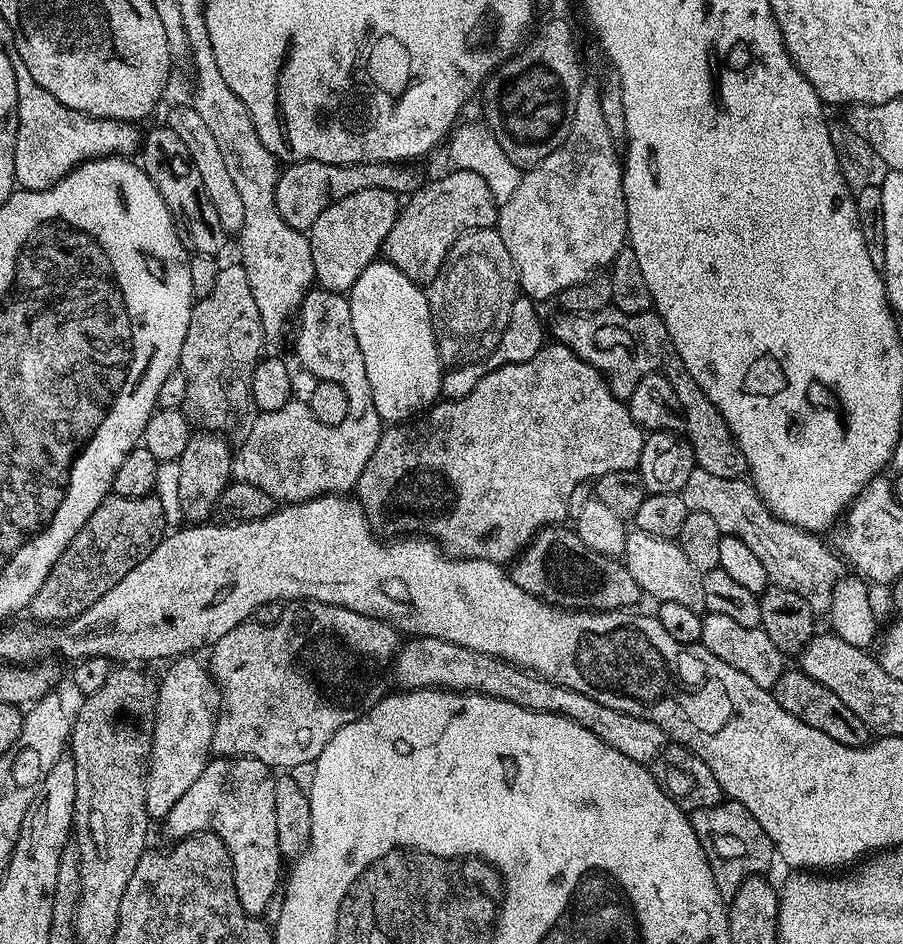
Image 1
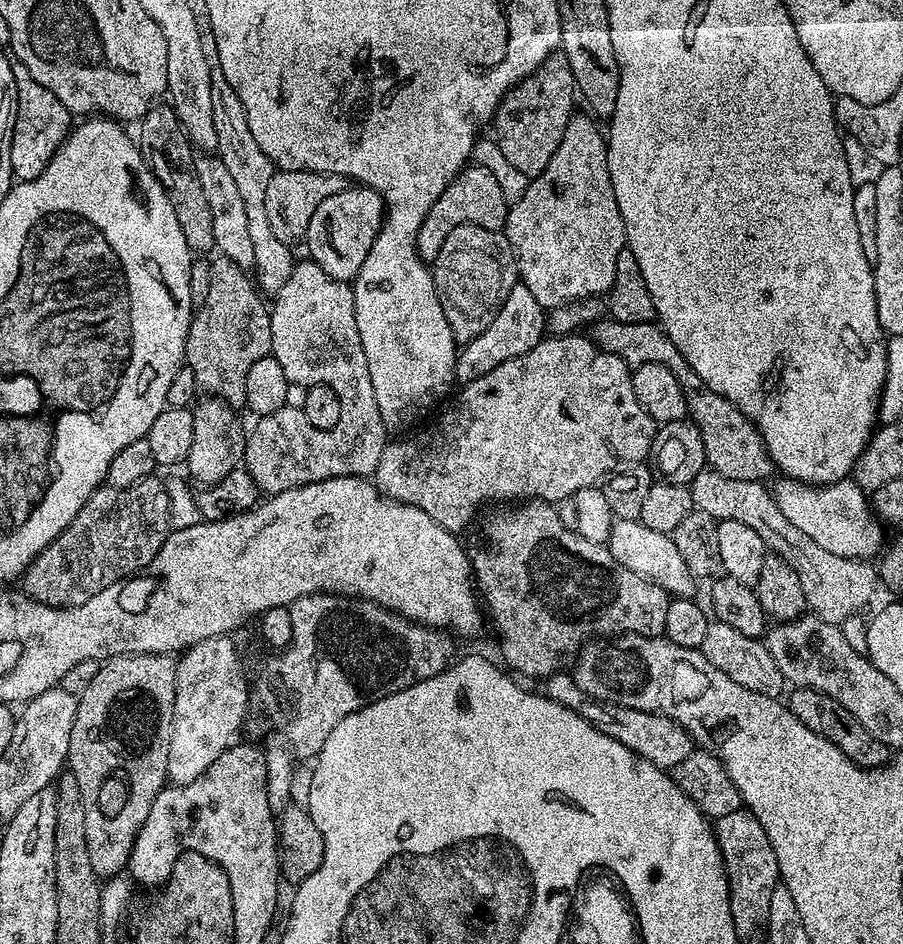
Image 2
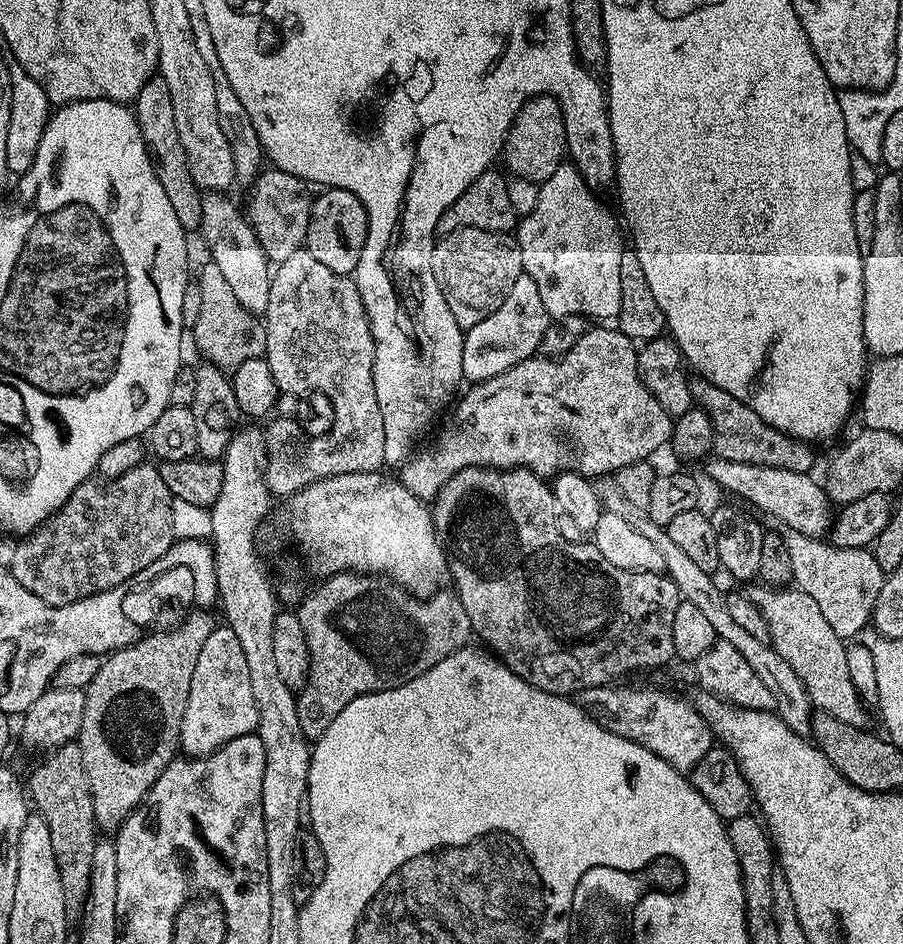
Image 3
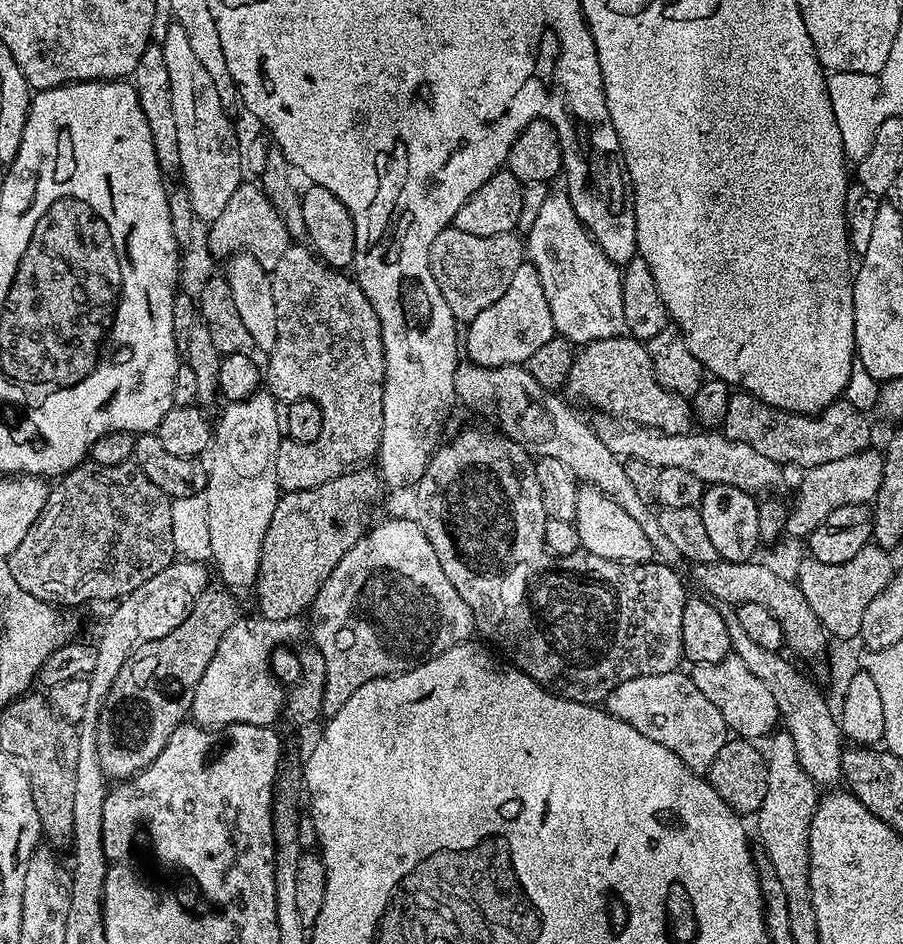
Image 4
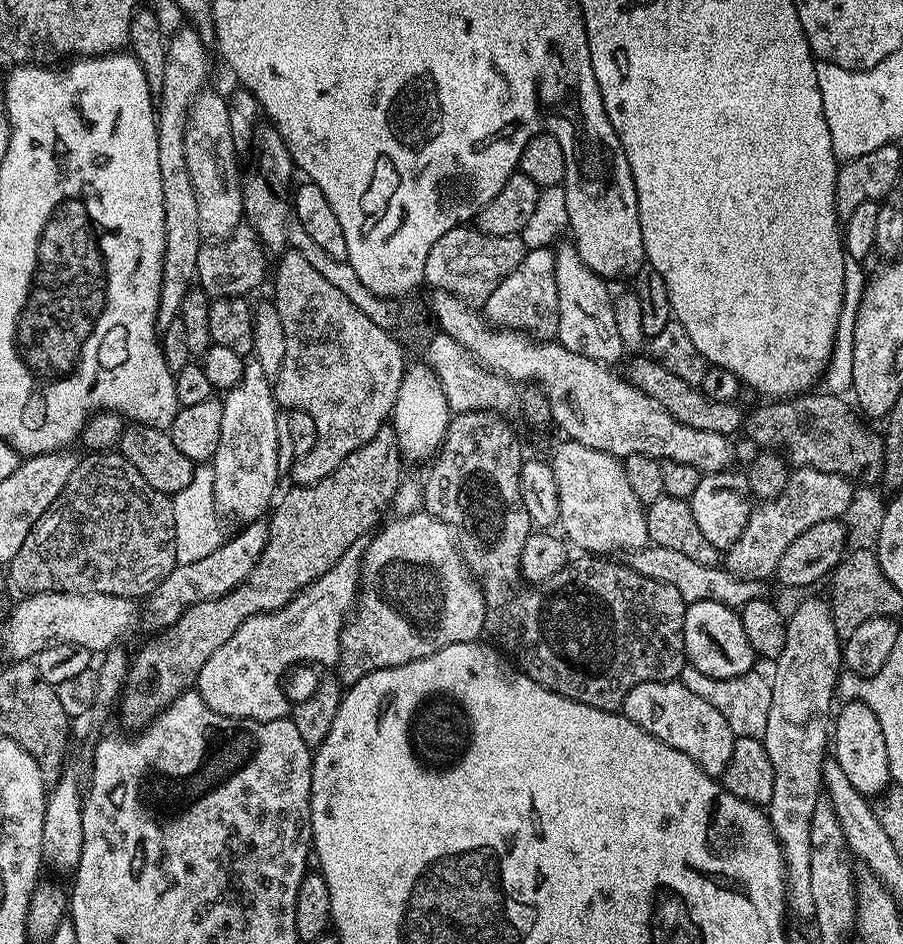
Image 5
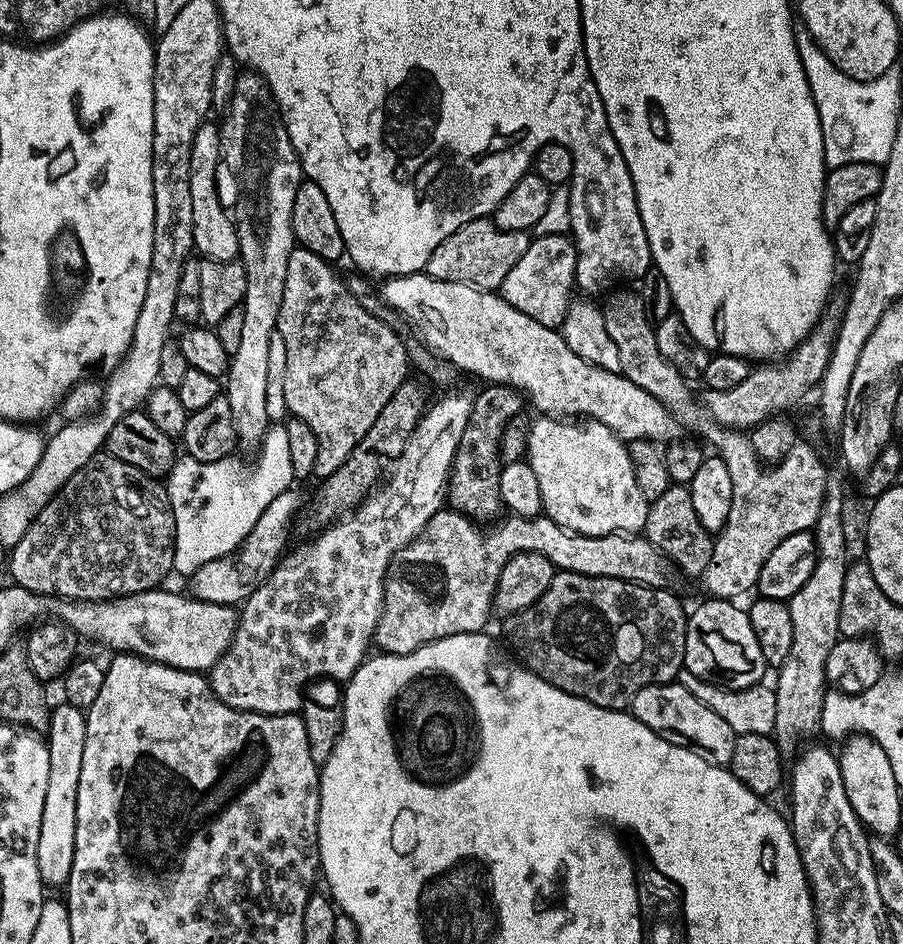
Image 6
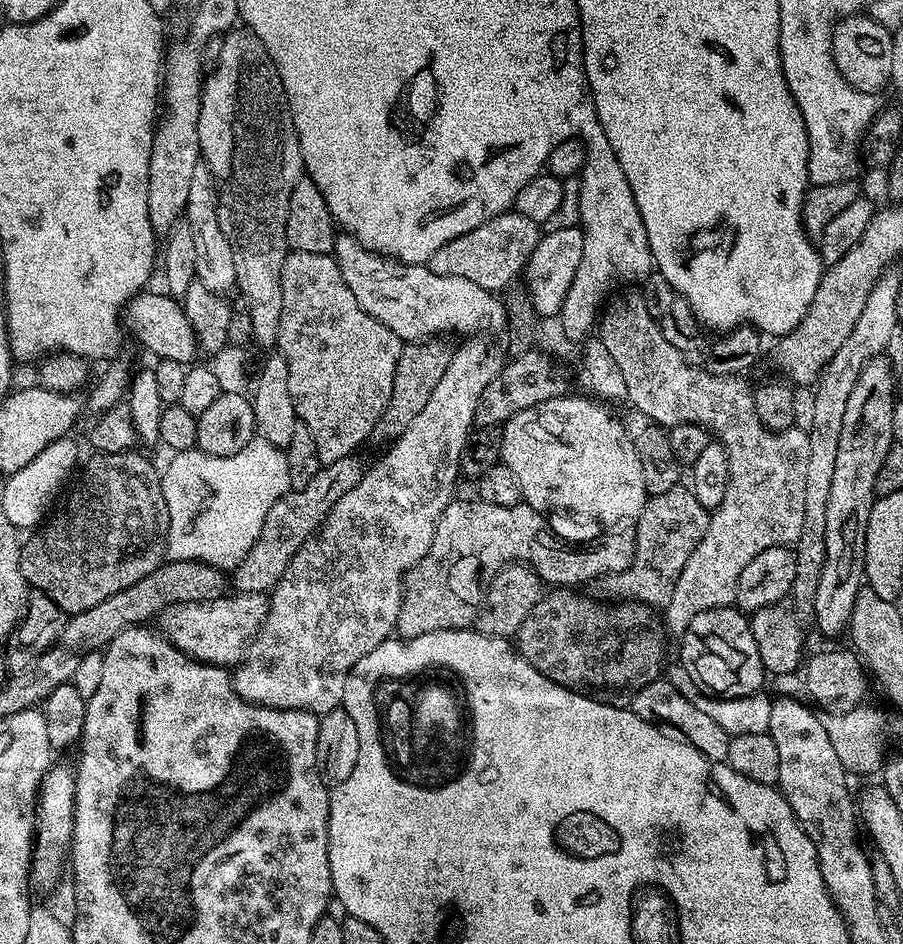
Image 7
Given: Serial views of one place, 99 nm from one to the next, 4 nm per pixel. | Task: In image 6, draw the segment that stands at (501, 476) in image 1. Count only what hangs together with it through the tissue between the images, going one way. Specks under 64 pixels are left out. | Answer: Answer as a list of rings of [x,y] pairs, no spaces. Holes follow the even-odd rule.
[[[825,314],[816,323],[812,333],[801,342],[793,352],[789,352],[779,362],[764,362],[753,367],[752,373],[734,390],[714,390],[707,389],[702,396],[702,407],[714,422],[718,422],[724,428],[734,428],[737,430],[751,430],[759,426],[763,420],[769,420],[771,416],[787,413],[787,408],[792,408],[808,391],[815,389],[820,383],[820,379],[826,374],[826,366],[832,357],[836,332],[840,329],[840,316]]]

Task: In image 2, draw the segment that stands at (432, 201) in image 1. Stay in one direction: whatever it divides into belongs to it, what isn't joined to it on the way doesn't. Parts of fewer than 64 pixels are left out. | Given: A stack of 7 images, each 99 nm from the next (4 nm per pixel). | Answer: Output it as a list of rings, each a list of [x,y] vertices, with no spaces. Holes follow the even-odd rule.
[[[466,166],[454,177],[450,186],[446,186],[446,190],[442,190],[438,202],[434,202],[434,206],[430,206],[430,210],[418,230],[416,248],[420,252],[421,260],[435,261],[436,255],[442,250],[442,242],[446,242],[450,230],[463,224],[503,229],[508,220],[509,207],[502,196],[498,180],[494,178],[490,170],[477,166]]]

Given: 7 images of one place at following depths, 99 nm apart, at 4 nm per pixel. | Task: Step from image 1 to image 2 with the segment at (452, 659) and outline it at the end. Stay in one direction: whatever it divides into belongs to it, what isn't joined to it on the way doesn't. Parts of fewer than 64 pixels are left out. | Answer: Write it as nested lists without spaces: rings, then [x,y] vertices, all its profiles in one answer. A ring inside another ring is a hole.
[[[561,670],[554,675],[547,677],[545,688],[542,688],[543,695],[550,697],[554,702],[574,710],[590,726],[602,730],[614,742],[622,742],[622,746],[629,748],[631,752],[636,752],[646,762],[665,770],[671,770],[678,766],[678,762],[686,762],[694,750],[692,736],[678,722],[666,718],[657,712],[647,712],[646,710],[634,710],[626,706],[617,704],[604,704],[601,700],[593,700],[572,680],[567,671]]]

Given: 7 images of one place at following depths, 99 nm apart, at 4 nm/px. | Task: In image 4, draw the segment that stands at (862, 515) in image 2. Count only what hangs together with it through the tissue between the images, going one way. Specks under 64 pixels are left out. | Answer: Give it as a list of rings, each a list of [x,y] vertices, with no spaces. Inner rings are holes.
[[[604,422],[598,428],[600,441],[621,458],[631,458],[650,462],[650,466],[662,469],[666,466],[679,466],[689,474],[695,474],[705,486],[721,484],[722,486],[738,486],[738,490],[746,490],[753,494],[768,494],[780,484],[781,465],[770,458],[758,454],[750,446],[742,442],[734,442],[726,438],[720,430],[693,430],[686,434],[666,434],[657,428],[643,428],[640,424],[627,422]]]

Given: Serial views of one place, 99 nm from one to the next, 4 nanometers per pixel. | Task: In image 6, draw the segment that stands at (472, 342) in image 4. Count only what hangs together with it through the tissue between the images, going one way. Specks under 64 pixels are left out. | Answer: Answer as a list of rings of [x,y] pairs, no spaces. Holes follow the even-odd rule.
[[[568,234],[533,235],[526,246],[526,254],[514,262],[514,270],[506,274],[499,286],[499,295],[510,306],[530,314],[542,326],[559,329],[564,323],[576,288],[576,245]],[[573,292],[573,293],[572,293]]]

